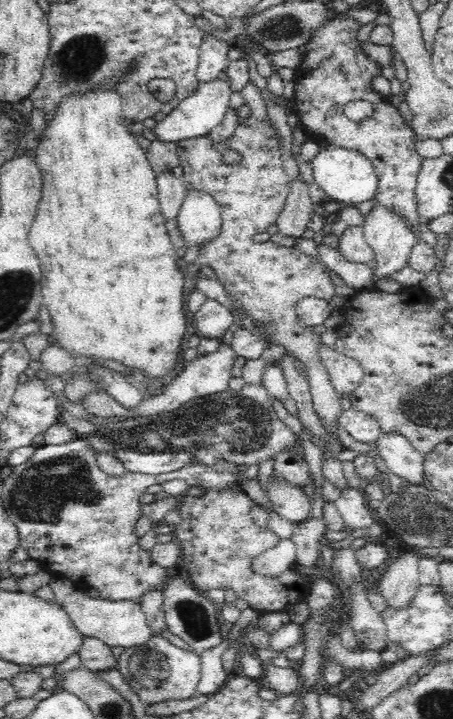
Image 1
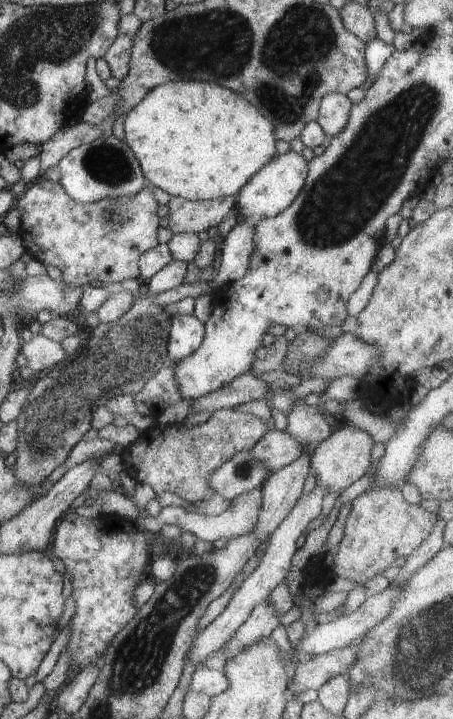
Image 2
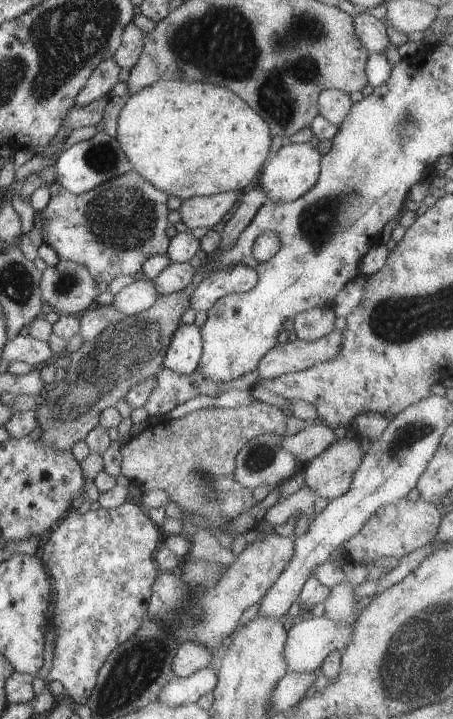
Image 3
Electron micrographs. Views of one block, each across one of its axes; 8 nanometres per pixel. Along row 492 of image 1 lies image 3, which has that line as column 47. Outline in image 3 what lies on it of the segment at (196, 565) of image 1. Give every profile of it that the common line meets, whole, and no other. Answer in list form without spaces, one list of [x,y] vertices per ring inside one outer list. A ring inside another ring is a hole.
[[[128,171],[81,195],[67,191],[57,180],[48,184],[47,188],[50,199],[45,209],[39,212],[42,240],[62,261],[74,261],[85,266],[97,284],[110,283],[122,275],[138,277],[147,258],[167,252],[170,238],[166,235],[166,228],[170,225],[167,217],[170,210],[166,203],[169,194],[142,178],[136,171]]]

